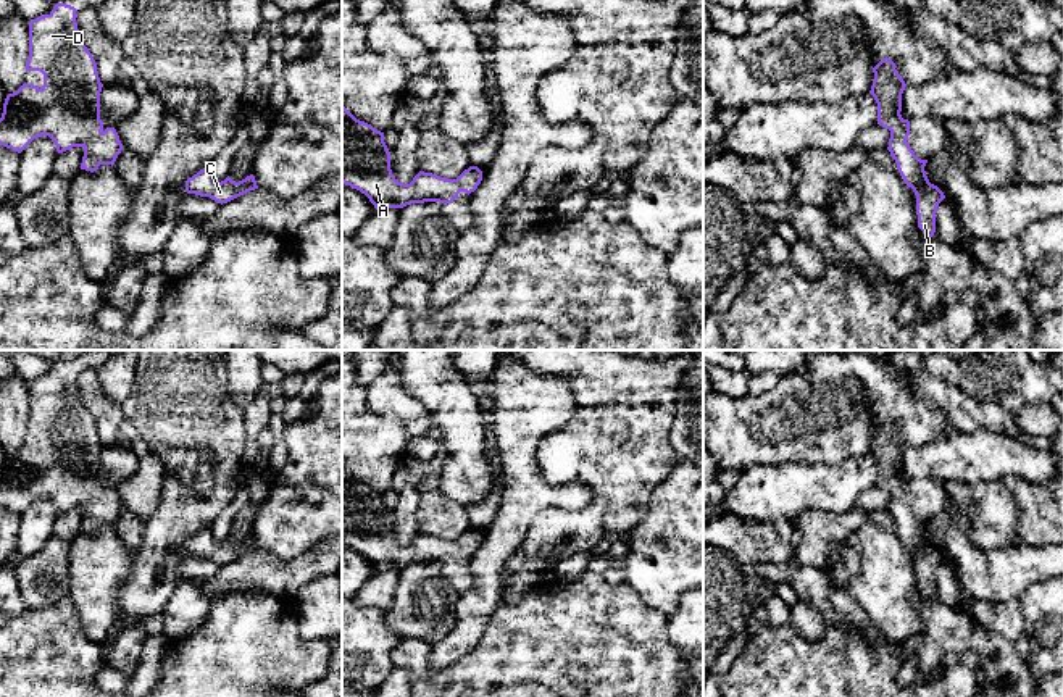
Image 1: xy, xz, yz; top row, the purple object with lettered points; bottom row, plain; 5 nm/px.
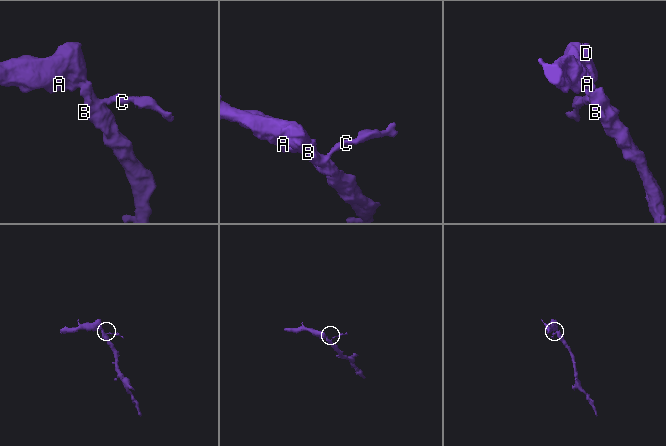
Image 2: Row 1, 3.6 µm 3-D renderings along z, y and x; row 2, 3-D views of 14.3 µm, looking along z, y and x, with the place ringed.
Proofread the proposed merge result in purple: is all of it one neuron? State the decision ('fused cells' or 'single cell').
single cell

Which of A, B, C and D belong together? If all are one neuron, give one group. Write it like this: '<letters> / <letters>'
A B C D

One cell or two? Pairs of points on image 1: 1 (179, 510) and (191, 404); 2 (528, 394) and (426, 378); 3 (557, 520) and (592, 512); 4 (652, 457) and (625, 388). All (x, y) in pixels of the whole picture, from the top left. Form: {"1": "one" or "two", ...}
{"1": "one", "2": "two", "3": "one", "4": "one"}

